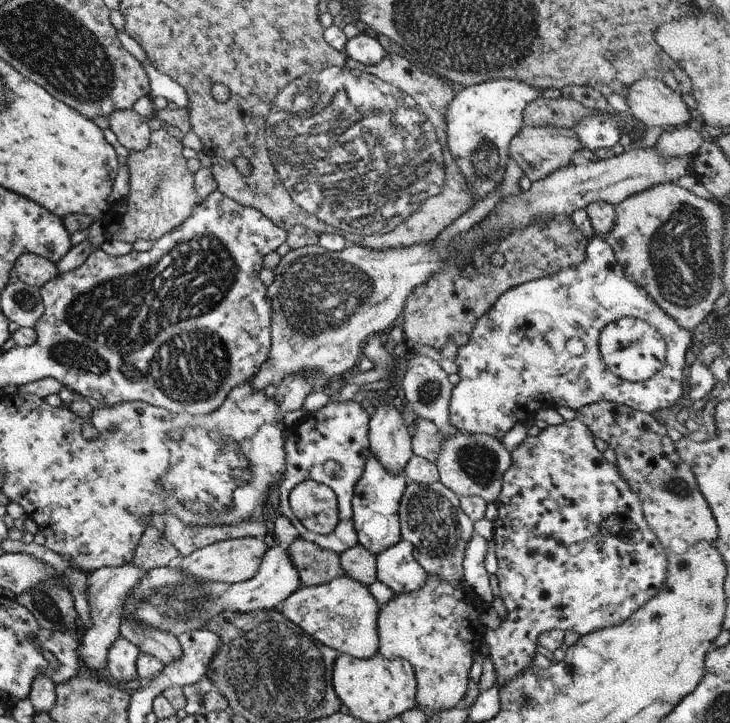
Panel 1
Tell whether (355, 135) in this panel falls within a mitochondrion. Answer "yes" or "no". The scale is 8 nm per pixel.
yes

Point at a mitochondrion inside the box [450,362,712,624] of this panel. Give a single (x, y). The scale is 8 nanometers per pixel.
(478, 461)

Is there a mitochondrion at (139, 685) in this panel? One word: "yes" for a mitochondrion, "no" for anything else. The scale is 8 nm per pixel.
no

